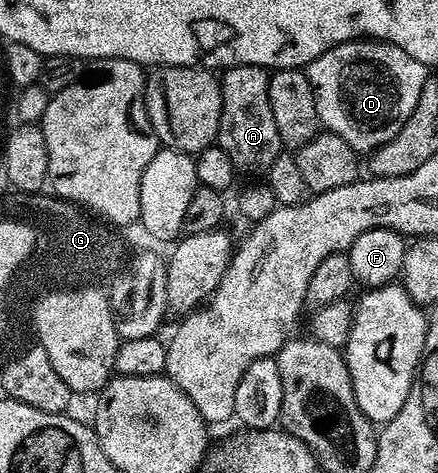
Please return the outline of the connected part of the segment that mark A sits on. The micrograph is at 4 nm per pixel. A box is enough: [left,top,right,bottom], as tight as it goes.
[217,66,285,176]

